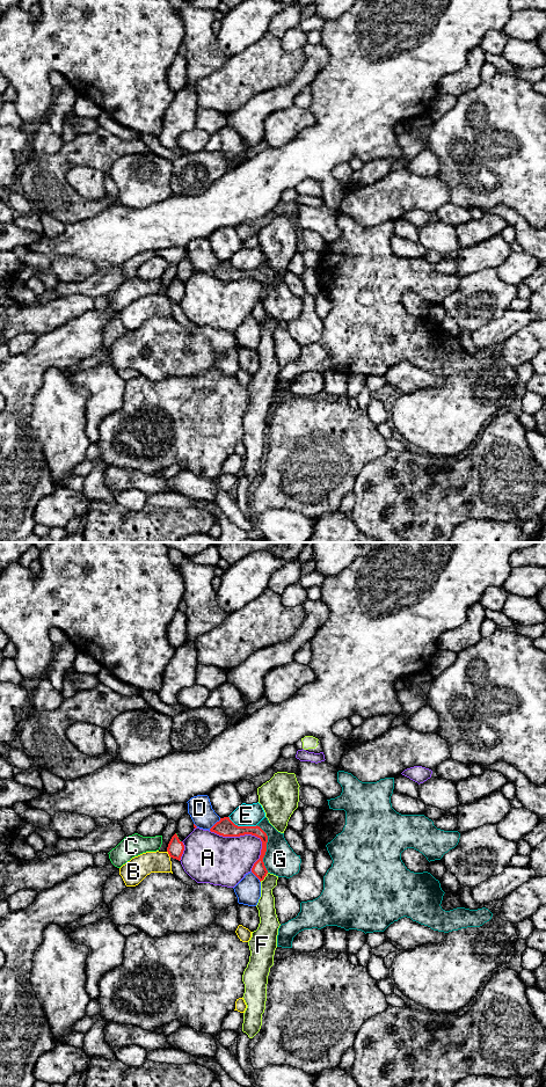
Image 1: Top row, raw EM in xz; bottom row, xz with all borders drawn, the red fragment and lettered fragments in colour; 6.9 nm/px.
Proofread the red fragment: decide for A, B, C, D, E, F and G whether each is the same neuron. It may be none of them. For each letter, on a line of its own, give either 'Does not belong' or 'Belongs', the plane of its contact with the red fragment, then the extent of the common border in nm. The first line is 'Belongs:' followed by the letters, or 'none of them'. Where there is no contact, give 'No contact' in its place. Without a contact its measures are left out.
Belongs: none of them
A: Does not belong. Touches red in xz. Shared border 400 nm
B: Does not belong. Touches red in xz. Shared border 50 nm
C: Does not belong. Touches red in xz. Shared border 40 nm
D: Does not belong. Touches red in xz. Shared border 120 nm
E: Does not belong. Touches red in xz. Shared border 220 nm
F: Does not belong. Touches red in xz. Shared border 90 nm
G: Does not belong. Touches red in xz. Shared border 340 nm

